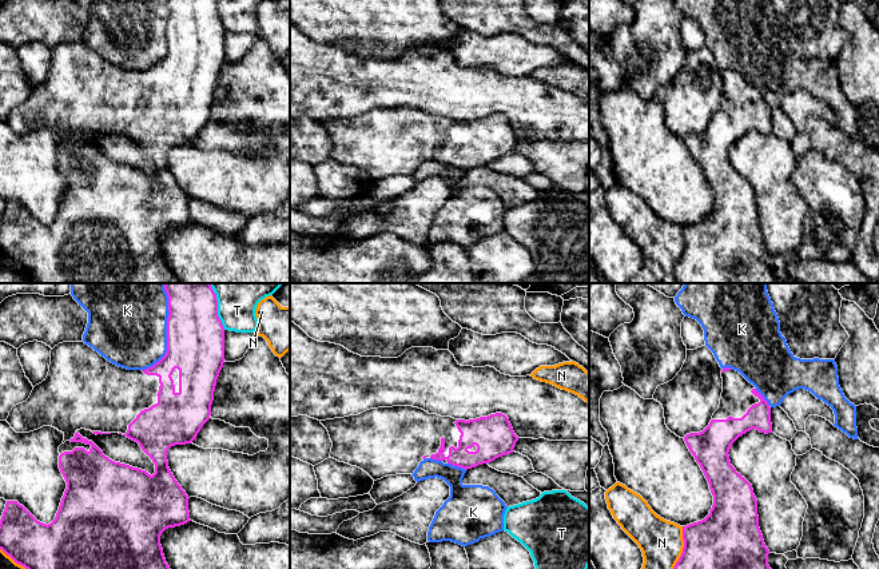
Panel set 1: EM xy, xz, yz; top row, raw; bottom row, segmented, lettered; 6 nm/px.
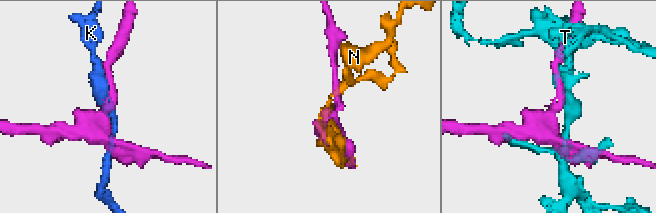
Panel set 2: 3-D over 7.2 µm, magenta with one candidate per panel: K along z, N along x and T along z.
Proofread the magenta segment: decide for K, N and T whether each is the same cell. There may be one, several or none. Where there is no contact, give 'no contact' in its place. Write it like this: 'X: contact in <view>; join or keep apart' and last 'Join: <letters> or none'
K: contact in xy; keep apart
N: contact in yz; keep apart
T: contact in xy; keep apart
Join: none

